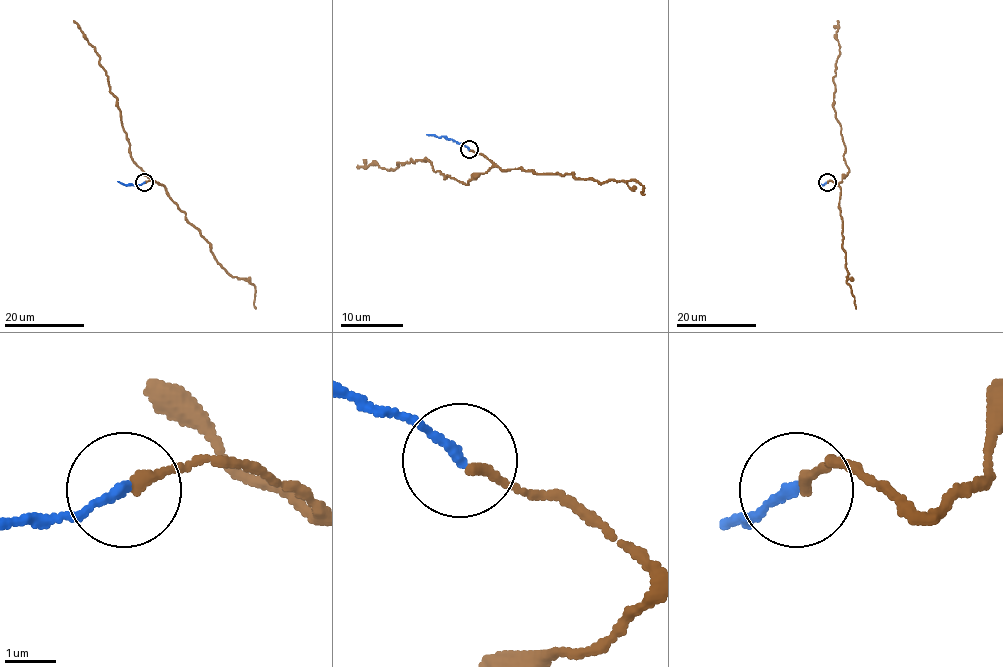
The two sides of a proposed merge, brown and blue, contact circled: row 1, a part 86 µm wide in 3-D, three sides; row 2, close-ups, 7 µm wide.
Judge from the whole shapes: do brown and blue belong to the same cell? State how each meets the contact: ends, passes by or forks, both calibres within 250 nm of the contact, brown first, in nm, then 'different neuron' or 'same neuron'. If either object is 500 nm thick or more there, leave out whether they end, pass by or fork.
brown ends | blue ends | 200/180 nm | same neuron

